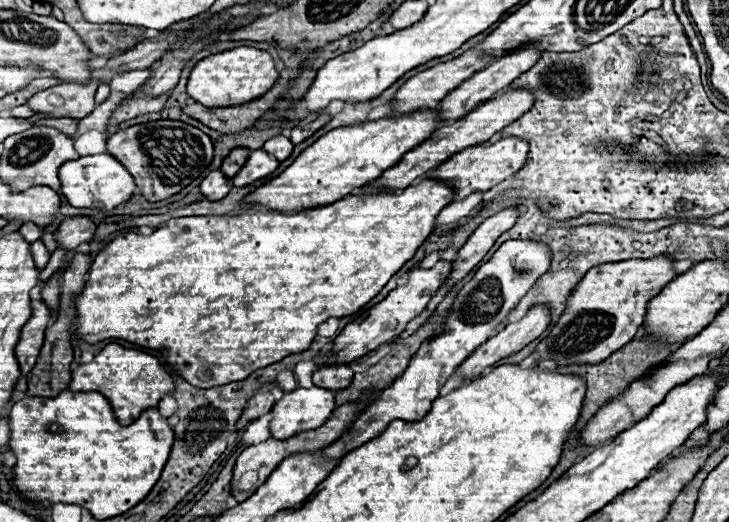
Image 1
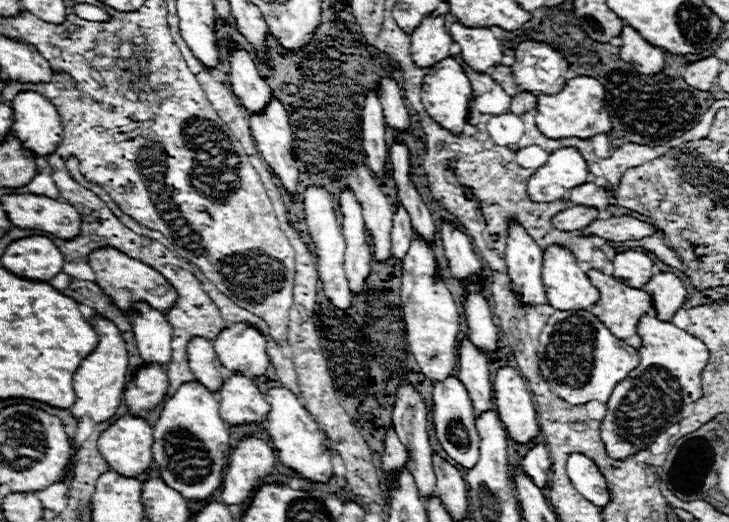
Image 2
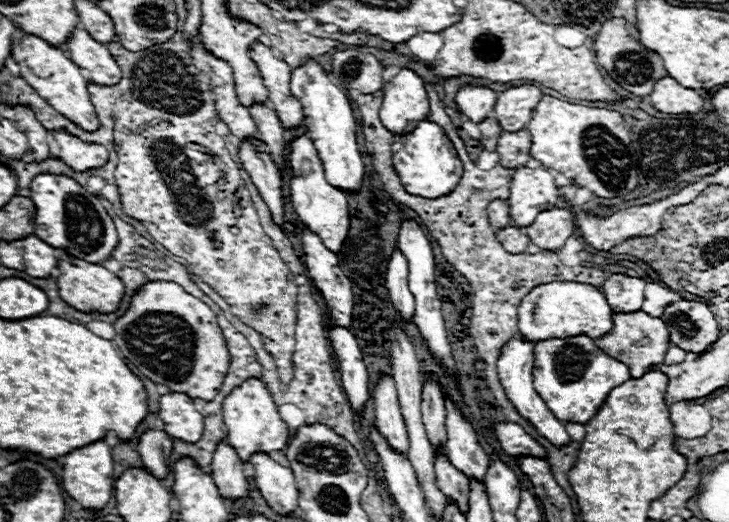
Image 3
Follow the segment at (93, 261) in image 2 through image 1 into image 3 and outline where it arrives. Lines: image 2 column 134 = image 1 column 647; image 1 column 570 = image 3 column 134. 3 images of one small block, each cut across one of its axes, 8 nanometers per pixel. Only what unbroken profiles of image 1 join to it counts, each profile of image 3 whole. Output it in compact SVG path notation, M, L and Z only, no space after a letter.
M164 280L146 282L144 288L138 288L138 292L132 296L128 310L114 322L114 330L114 342L122 358L138 366L138 370L152 382L164 384L174 392L186 392L190 398L212 400L218 394L218 388L222 386L230 364L230 354L222 336L222 328L218 326L214 312L198 298L190 296L180 284Z

